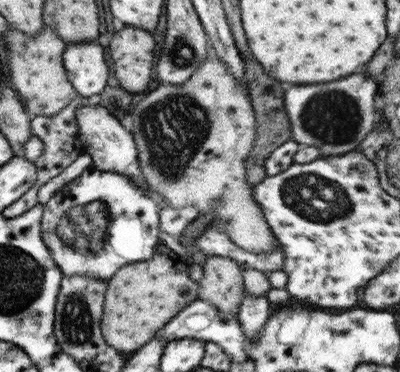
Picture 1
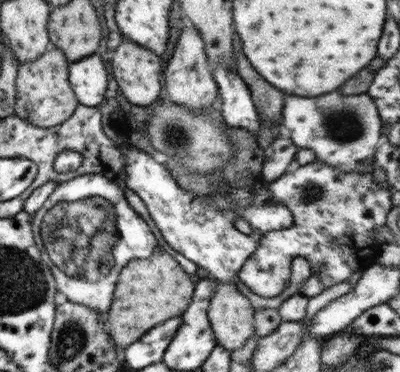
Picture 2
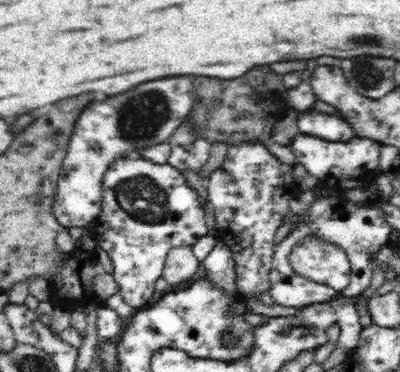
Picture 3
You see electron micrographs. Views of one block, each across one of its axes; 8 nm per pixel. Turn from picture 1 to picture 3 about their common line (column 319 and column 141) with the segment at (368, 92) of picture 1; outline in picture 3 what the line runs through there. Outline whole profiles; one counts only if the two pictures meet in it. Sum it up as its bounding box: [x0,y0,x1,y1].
[52,76,194,228]

